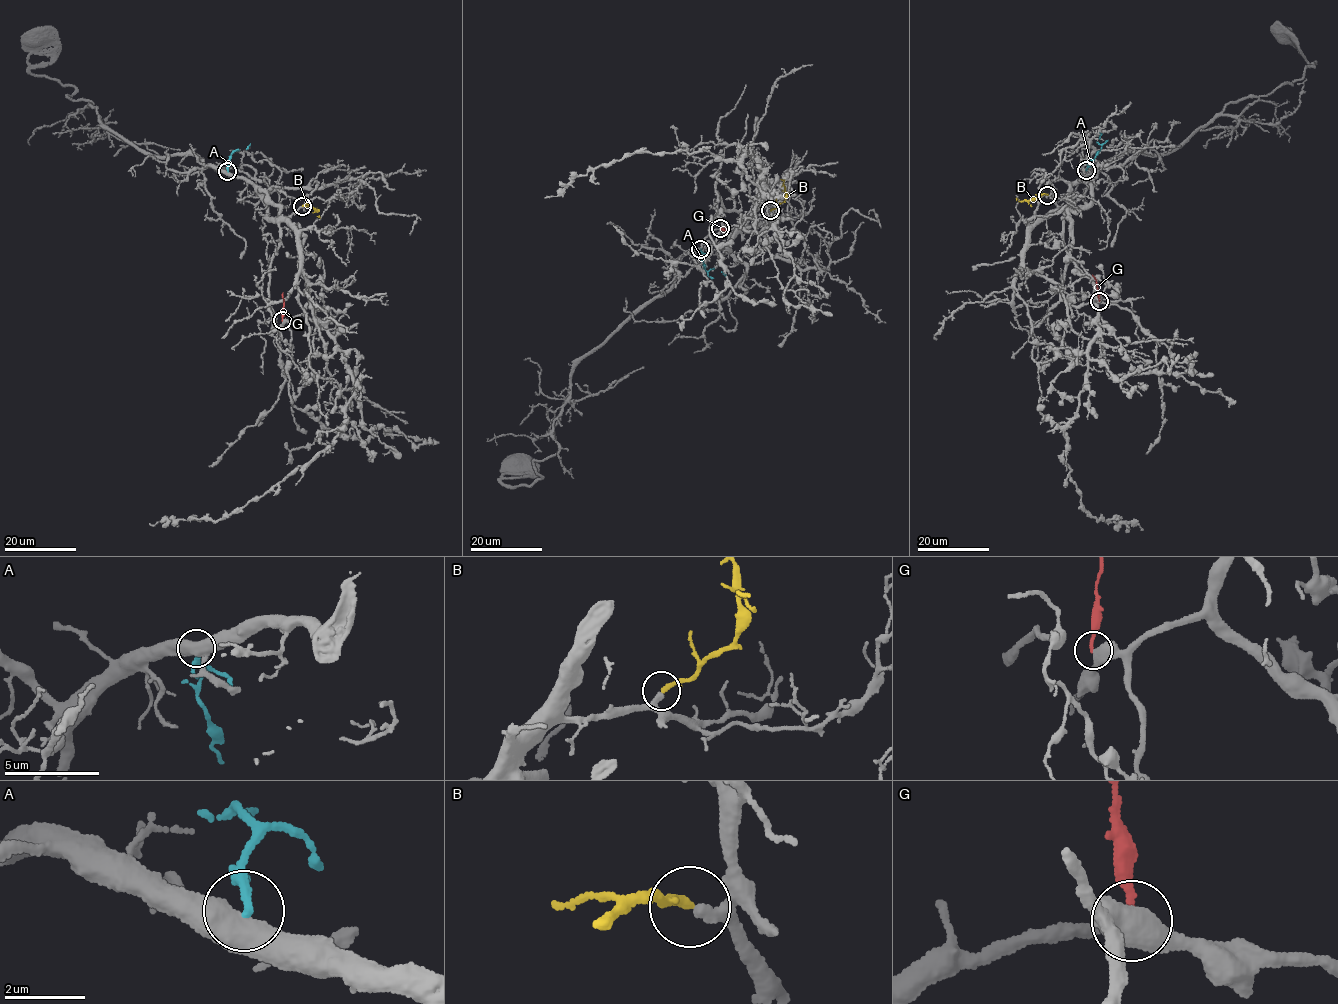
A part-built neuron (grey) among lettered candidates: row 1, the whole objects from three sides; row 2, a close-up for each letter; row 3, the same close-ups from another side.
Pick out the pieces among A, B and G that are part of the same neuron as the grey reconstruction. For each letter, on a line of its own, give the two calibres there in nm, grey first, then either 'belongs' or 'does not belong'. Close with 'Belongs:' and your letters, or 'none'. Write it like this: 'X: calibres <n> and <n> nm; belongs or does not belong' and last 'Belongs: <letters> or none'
A: calibres 550 and 190 nm; does not belong
B: calibres 220 and 240 nm; belongs
G: calibres 480 and 190 nm; does not belong
Belongs: B

